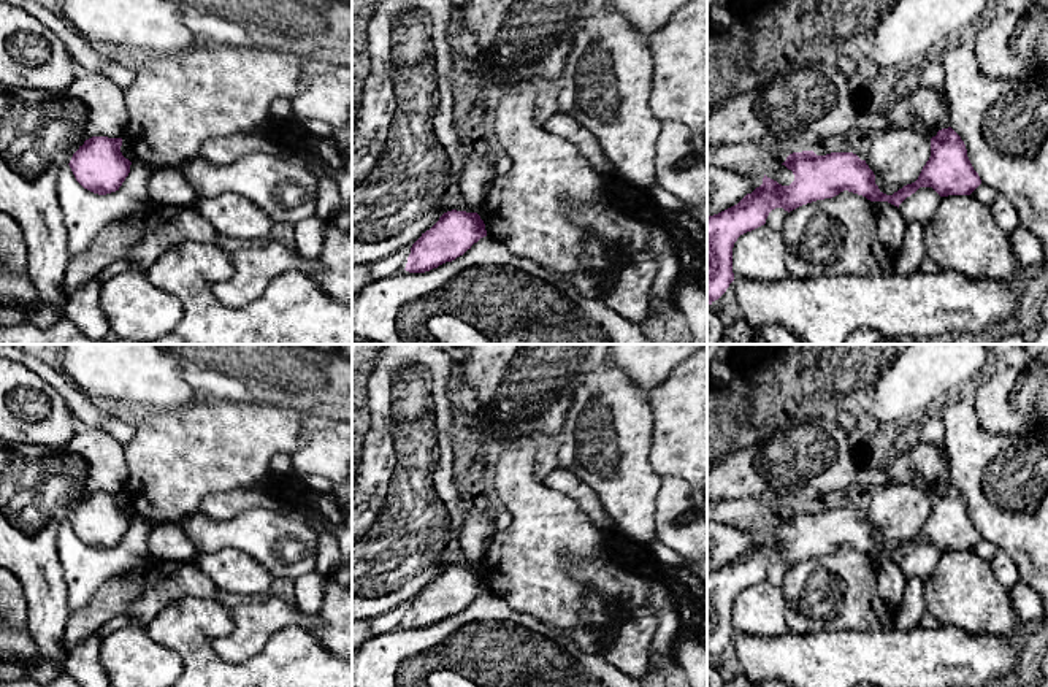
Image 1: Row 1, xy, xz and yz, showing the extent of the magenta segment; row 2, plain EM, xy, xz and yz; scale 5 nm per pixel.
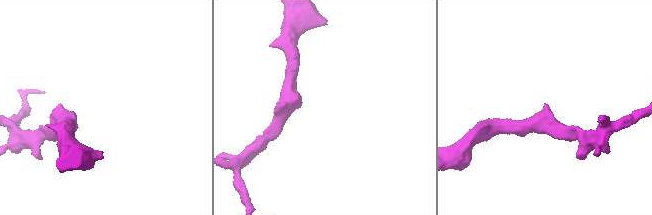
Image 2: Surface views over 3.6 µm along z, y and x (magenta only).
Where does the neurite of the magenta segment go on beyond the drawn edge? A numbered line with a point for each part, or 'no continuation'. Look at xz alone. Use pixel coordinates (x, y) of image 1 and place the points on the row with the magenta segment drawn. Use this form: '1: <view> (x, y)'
no continuation

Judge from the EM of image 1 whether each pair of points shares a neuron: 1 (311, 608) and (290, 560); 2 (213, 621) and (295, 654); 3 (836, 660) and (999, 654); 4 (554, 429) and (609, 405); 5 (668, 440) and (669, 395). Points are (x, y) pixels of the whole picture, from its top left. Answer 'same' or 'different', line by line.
1: different
2: same
3: same
4: different
5: same

